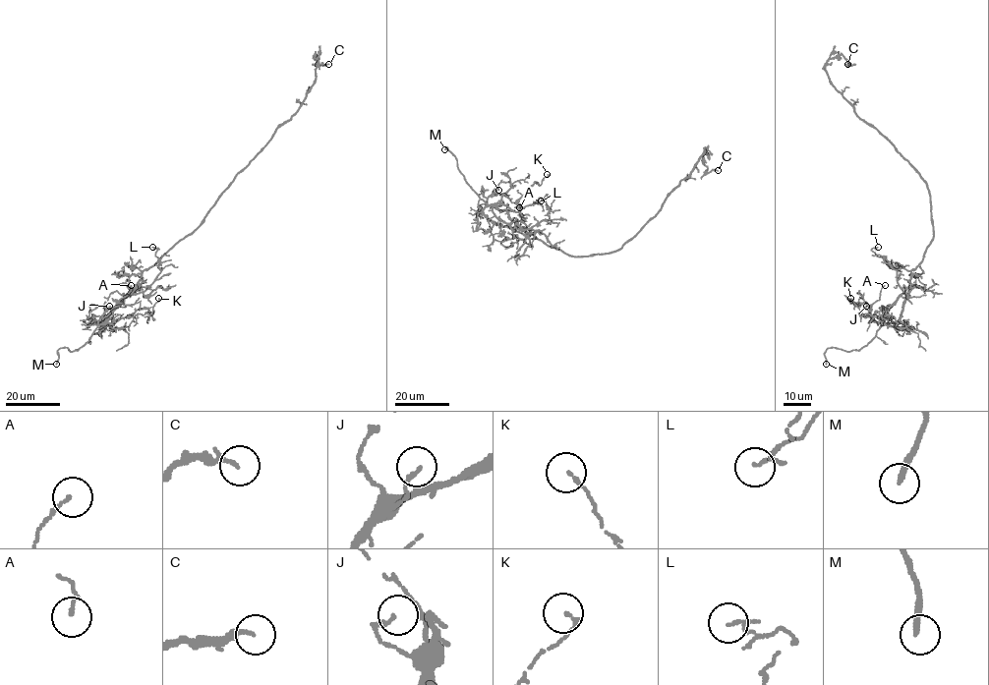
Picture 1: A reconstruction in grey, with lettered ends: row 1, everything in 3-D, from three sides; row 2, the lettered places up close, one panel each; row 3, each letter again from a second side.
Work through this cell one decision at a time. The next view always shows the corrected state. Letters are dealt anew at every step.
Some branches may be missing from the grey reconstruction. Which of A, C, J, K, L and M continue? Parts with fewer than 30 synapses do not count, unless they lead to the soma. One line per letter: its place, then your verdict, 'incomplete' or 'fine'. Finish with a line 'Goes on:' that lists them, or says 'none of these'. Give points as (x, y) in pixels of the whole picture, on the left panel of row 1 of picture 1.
A: place (131, 285); fine
C: place (328, 64); fine
J: place (109, 306); fine
K: place (158, 298); fine
L: place (152, 247); fine
M: place (56, 364); incomplete
Goes on: M

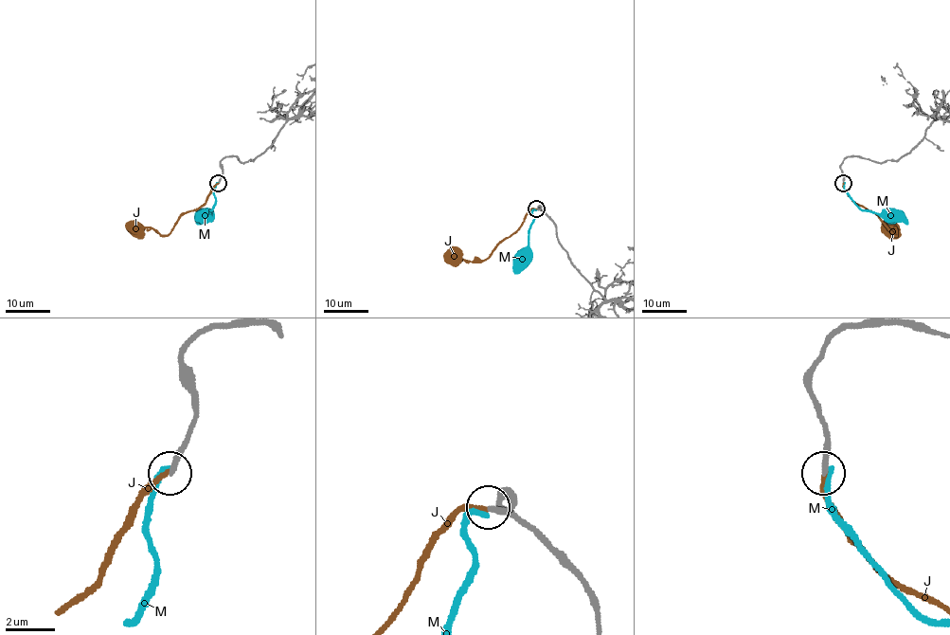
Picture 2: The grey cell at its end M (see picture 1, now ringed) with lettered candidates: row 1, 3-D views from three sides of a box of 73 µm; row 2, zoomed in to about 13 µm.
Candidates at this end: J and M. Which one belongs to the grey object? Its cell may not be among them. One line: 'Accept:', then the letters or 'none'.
Accept: J

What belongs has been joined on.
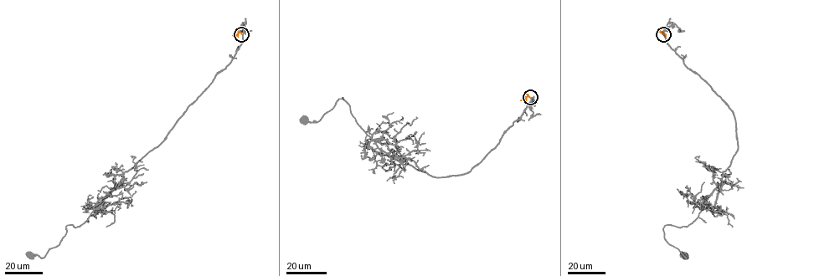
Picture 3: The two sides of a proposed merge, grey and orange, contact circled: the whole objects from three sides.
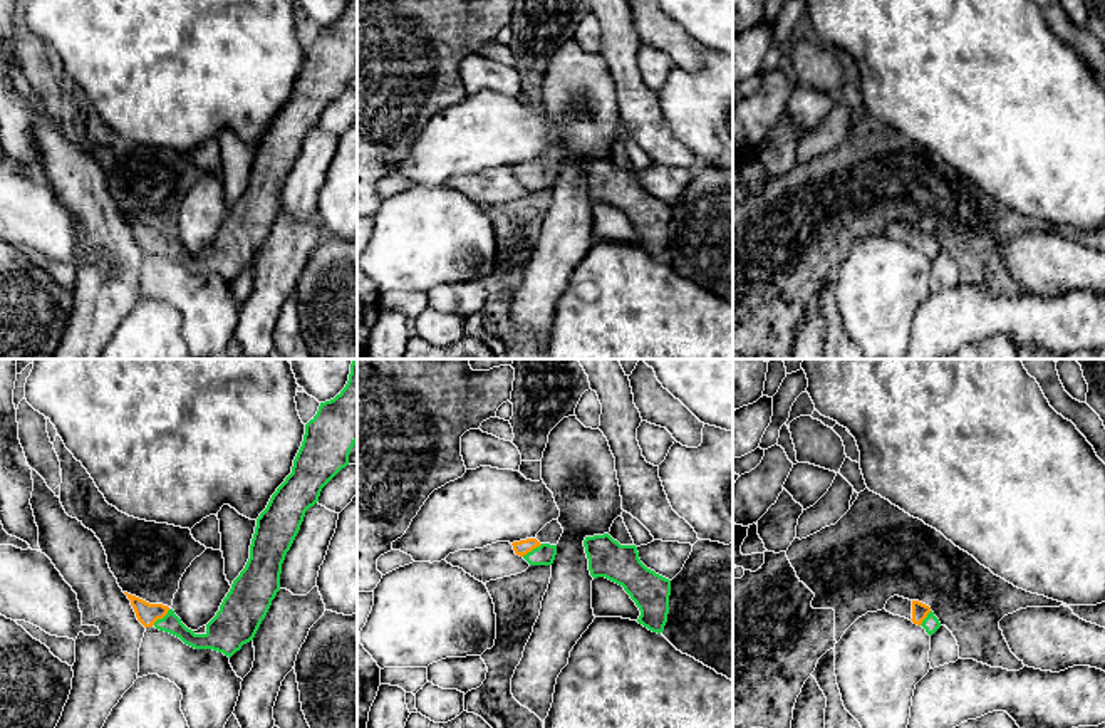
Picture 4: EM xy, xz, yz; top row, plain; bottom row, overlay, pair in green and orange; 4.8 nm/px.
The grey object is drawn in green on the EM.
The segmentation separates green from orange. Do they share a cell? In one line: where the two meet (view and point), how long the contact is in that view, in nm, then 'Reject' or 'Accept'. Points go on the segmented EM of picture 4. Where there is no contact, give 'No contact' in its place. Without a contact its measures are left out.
Touches green at xy (163, 618). Shared border 120 nm. Accept

